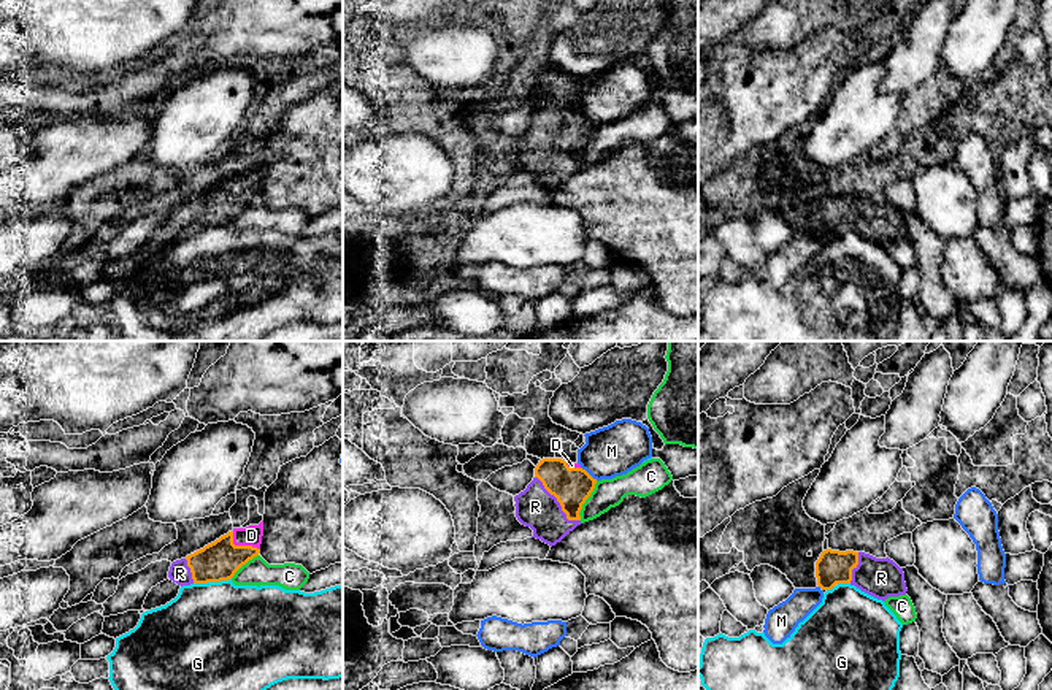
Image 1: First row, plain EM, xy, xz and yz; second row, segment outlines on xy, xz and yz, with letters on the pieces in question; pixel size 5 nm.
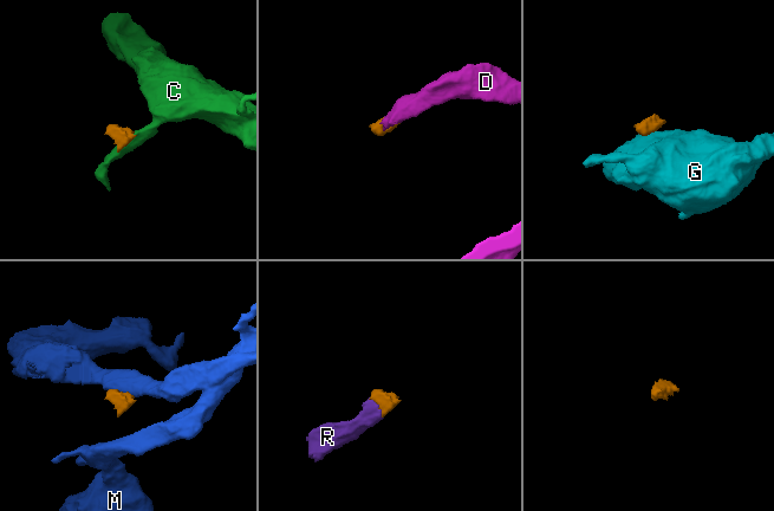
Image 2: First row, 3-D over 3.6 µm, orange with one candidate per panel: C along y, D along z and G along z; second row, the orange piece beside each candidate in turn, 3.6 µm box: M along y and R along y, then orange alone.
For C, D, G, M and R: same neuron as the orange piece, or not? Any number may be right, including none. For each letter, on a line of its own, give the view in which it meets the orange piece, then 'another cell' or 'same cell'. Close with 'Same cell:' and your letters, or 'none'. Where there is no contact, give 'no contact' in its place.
C: xz | another cell
D: xy | same cell
G: xy | another cell
M: xz | another cell
R: xz | same cell
Same cell: D, R

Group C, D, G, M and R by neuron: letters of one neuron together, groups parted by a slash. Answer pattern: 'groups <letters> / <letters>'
groups C / D R / G / M

